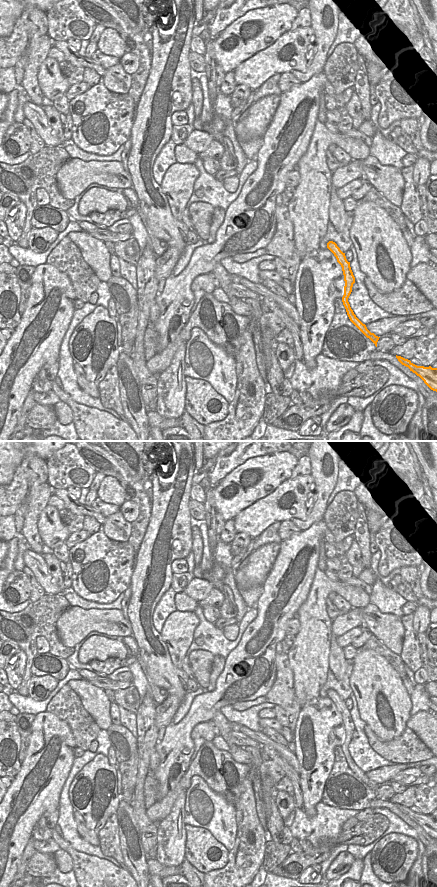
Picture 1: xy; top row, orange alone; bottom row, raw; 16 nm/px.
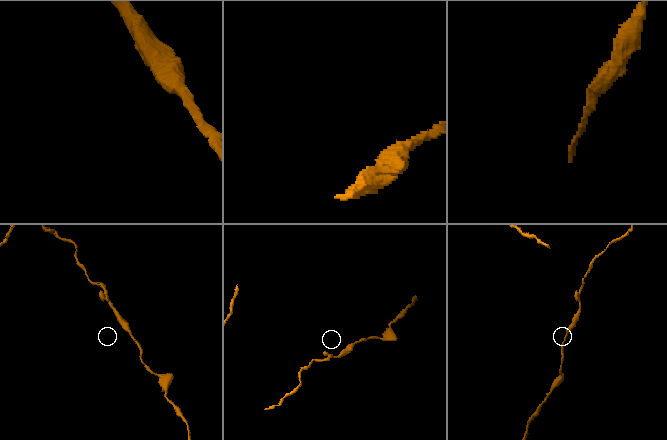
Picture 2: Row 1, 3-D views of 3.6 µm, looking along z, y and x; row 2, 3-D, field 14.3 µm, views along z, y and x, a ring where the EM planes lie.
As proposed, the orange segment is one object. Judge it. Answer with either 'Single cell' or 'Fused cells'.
Single cell

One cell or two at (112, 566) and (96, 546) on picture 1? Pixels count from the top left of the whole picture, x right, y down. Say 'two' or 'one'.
one

